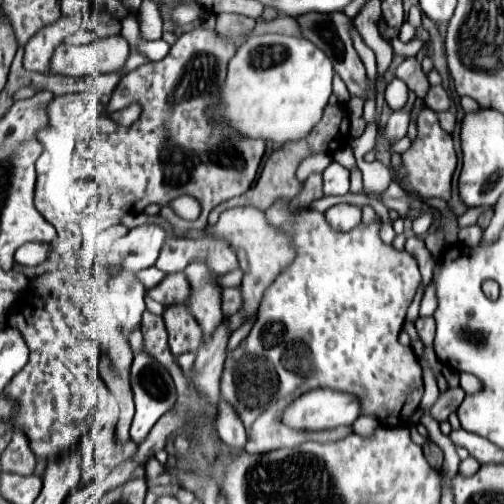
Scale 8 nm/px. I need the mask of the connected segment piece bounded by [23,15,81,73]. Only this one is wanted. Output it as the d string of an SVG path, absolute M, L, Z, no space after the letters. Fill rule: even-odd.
M61 15L53 25L45 25L45 29L39 29L35 37L29 39L25 45L23 67L29 71L45 73L49 67L49 57L53 55L55 47L69 35L73 35L79 27L81 27L79 17Z

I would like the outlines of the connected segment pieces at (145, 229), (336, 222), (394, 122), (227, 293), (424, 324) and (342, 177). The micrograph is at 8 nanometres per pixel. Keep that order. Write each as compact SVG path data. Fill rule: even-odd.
M159 225L135 227L113 245L113 253L109 255L107 265L129 269L133 273L147 269L159 257L167 237L169 235Z
M337 203L325 211L325 217L333 229L349 231L361 223L361 207L349 203Z
M395 111L391 117L389 117L389 123L385 127L385 137L389 143L401 139L407 135L407 127L409 127L409 119L411 115L407 111Z
M229 287L223 291L223 313L233 315L241 307L241 287Z
M419 317L415 327L417 327L417 333L419 333L423 345L431 349L433 347L433 337L435 337L435 321L433 321L433 317Z
M333 161L323 171L323 183L325 183L323 185L325 195L345 195L349 191L349 169Z

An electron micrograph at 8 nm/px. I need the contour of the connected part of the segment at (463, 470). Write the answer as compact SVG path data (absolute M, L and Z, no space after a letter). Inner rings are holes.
M467 457L465 461L461 461L461 465L459 465L459 473L463 475L463 477L469 477L469 475L473 475L473 473L477 473L477 469L479 469L481 465L479 465L479 461L477 459L473 459L473 457Z

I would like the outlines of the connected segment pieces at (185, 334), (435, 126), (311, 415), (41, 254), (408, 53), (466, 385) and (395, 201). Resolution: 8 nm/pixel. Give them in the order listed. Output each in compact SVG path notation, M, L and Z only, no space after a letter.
M183 305L167 307L163 319L169 331L169 347L175 357L195 351L201 345L201 325L197 325L195 317Z
M425 107L419 115L419 135L417 135L415 143L401 157L403 157L401 171L407 173L411 187L421 197L425 197L425 199L437 197L443 201L451 199L451 179L453 179L453 173L457 167L457 155L453 149L451 135L441 129L441 125L437 121L437 113L431 111L429 107Z
M313 389L283 409L281 423L299 431L323 431L351 425L357 415L359 403L353 395L333 389Z
M25 243L23 247L17 249L15 253L15 263L23 267L33 267L43 263L49 257L49 243Z
M393 37L389 43L391 43L391 47L393 47L393 53L399 55L399 57L403 57L403 59L417 55L417 51L423 47L423 41L421 41L421 39L413 39L413 41L409 41L409 43L401 43L399 37Z
M461 373L461 389L463 389L467 395L471 395L471 393L481 391L481 389L483 389L483 383L481 383L479 377L475 377L475 375L471 375L471 373Z
M391 183L389 189L383 193L383 203L385 203L385 207L395 209L401 217L407 217L409 209L411 209L409 197L405 195L405 191L397 183Z

